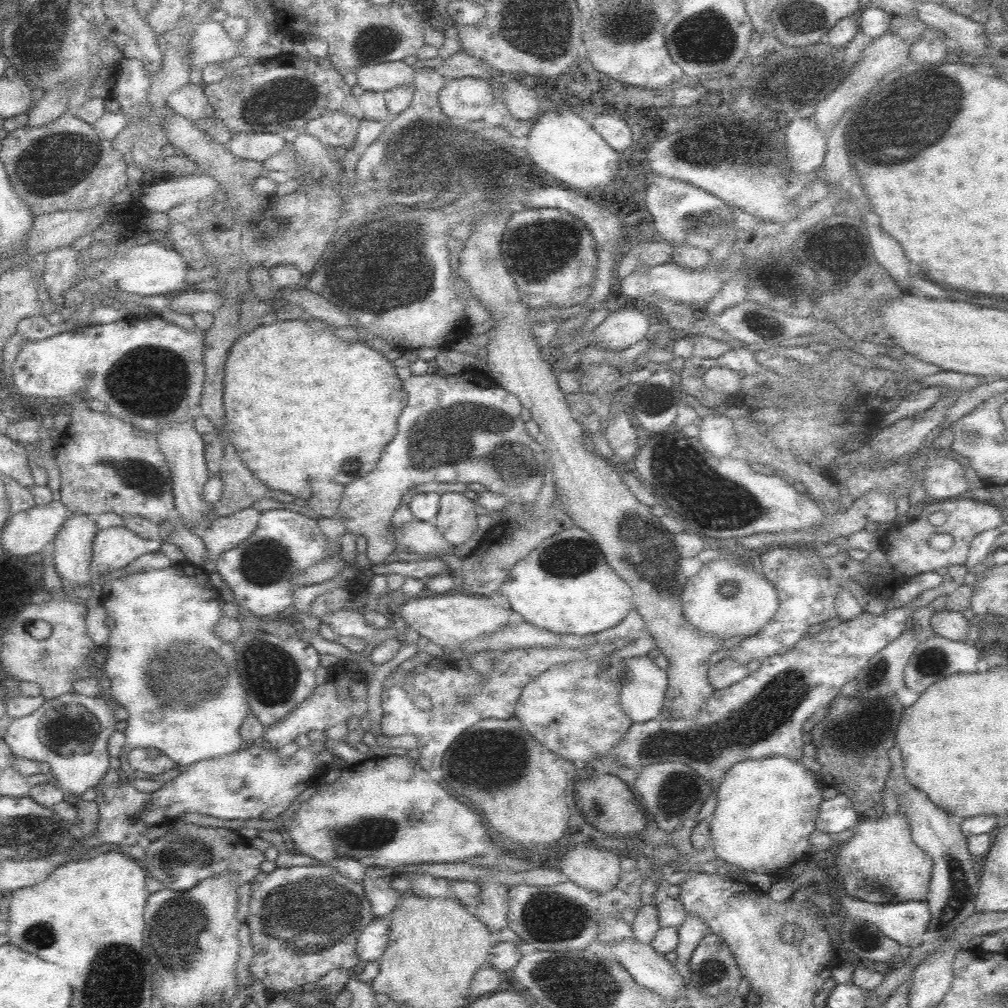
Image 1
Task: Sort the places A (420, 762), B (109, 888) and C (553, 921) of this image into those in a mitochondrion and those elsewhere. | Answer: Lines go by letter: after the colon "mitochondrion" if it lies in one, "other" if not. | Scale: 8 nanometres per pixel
A: other
B: other
C: mitochondrion

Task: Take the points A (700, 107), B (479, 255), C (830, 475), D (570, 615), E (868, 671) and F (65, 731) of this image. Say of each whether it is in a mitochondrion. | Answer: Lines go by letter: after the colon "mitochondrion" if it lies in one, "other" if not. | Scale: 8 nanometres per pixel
A: mitochondrion
B: other
C: other
D: other
E: other
F: mitochondrion

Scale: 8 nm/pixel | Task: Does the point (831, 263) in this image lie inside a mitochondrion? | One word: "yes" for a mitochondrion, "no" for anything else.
yes

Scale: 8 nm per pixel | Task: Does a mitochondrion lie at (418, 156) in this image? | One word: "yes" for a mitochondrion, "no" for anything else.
yes

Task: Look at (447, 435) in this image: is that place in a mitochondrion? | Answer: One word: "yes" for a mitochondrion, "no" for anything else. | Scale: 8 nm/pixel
yes

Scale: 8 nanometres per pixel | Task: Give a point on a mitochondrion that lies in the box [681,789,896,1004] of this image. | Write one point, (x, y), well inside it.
(712, 971)

